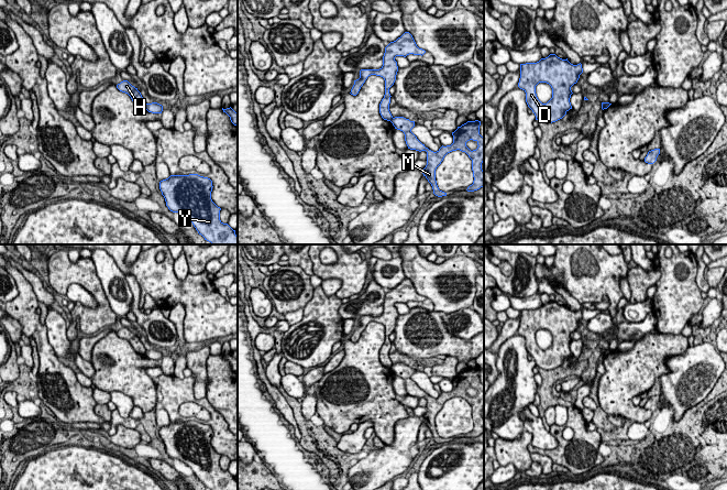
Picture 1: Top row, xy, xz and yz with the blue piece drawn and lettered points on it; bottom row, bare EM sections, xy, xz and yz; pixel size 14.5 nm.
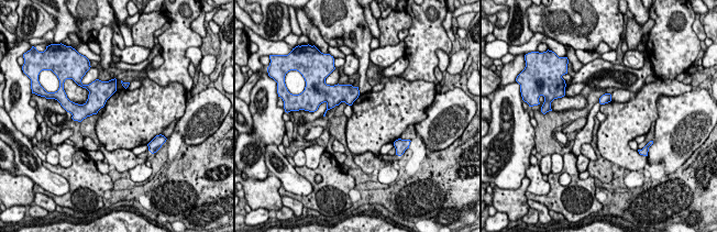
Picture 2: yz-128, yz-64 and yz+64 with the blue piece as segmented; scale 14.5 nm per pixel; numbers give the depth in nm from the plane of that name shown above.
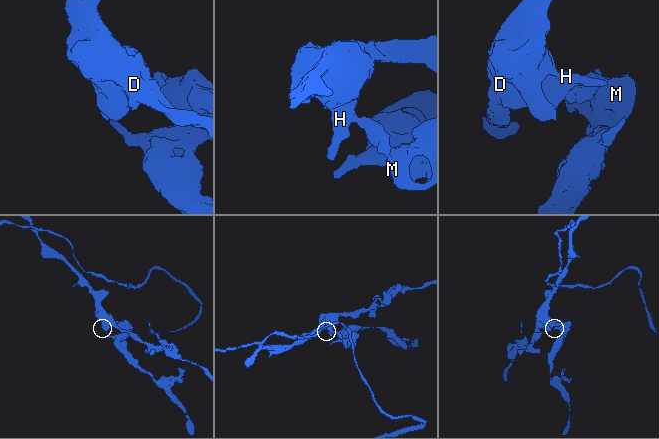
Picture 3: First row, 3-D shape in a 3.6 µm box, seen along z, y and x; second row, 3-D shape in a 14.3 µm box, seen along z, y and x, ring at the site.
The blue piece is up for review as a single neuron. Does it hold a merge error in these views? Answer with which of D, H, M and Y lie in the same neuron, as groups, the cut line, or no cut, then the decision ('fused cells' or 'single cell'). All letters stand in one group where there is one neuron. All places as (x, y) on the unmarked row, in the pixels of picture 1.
D H / M Y | xy (146, 350), (144, 354) | fused cells

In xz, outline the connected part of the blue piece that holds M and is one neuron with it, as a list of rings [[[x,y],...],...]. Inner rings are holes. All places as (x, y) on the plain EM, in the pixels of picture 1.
[[[395,363],[390,368],[395,375],[400,377],[405,381],[405,388],[410,396],[426,398],[427,399],[427,412],[422,416],[423,423],[431,431],[433,440],[438,444],[447,443],[447,439],[439,436],[436,427],[436,416],[443,407],[444,403],[452,399],[460,396],[465,399],[472,406],[473,417],[473,431],[467,434],[467,438],[474,438],[484,433],[484,417],[482,416],[482,410],[484,409],[484,384],[480,381],[481,368],[467,368],[466,370],[458,373],[452,379],[453,390],[451,392],[441,393],[437,399],[429,396],[422,391],[417,383],[411,379],[415,373],[415,368],[410,368],[404,363]],[[473,386],[477,389],[477,395],[471,398],[466,393],[466,389]]]

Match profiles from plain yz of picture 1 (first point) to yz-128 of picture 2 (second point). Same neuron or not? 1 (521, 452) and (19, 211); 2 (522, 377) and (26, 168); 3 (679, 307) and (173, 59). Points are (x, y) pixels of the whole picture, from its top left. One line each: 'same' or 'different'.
1: different
2: different
3: same

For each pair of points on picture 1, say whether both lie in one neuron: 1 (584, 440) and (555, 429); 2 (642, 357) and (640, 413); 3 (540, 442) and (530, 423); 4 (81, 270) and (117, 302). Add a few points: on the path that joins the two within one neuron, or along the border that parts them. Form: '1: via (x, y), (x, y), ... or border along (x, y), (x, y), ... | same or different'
1: via (576, 444), (565, 444), (559, 437) | same
2: via (635, 371), (628, 378), (628, 402) | same
3: via (540, 437), (535, 427) | same
4: border along (94, 264), (109, 307), (113, 312) | different

